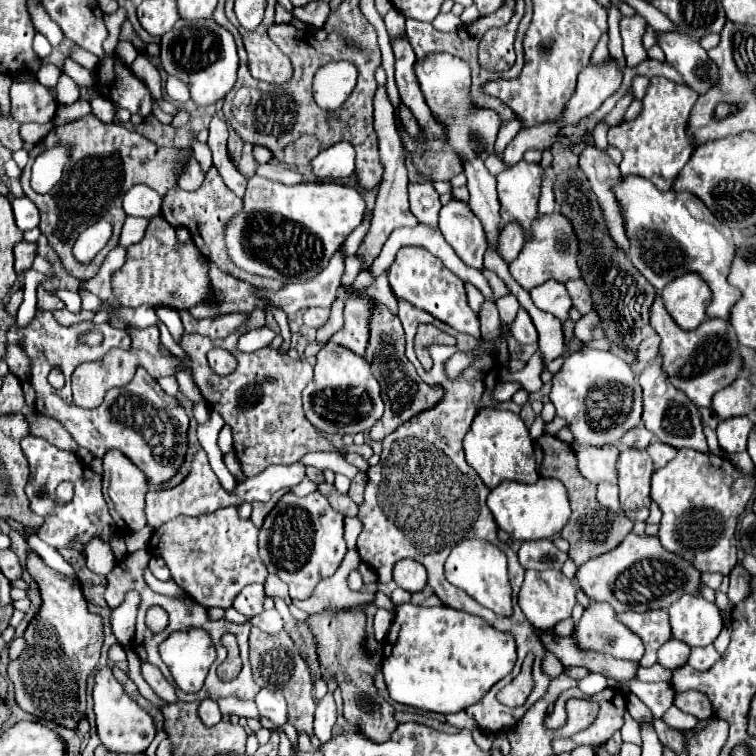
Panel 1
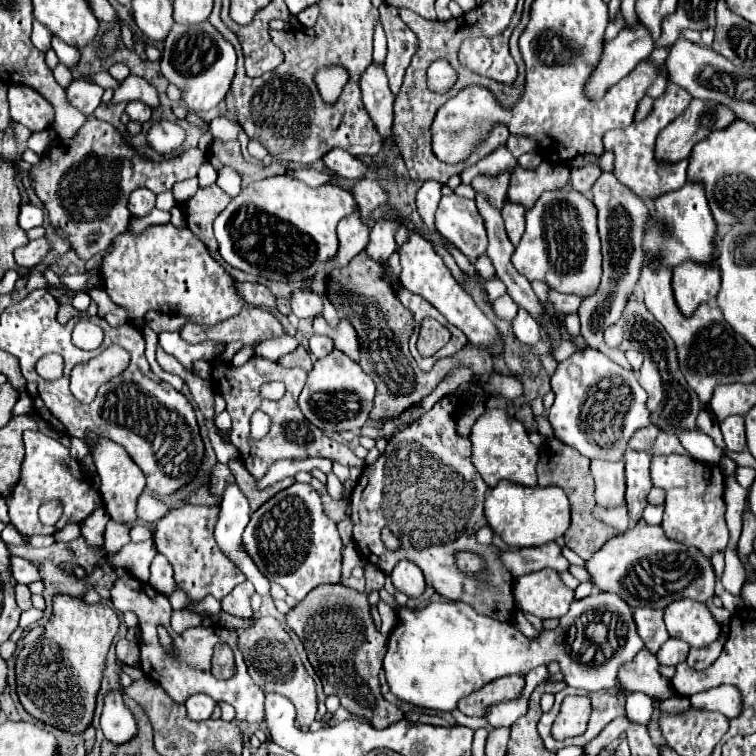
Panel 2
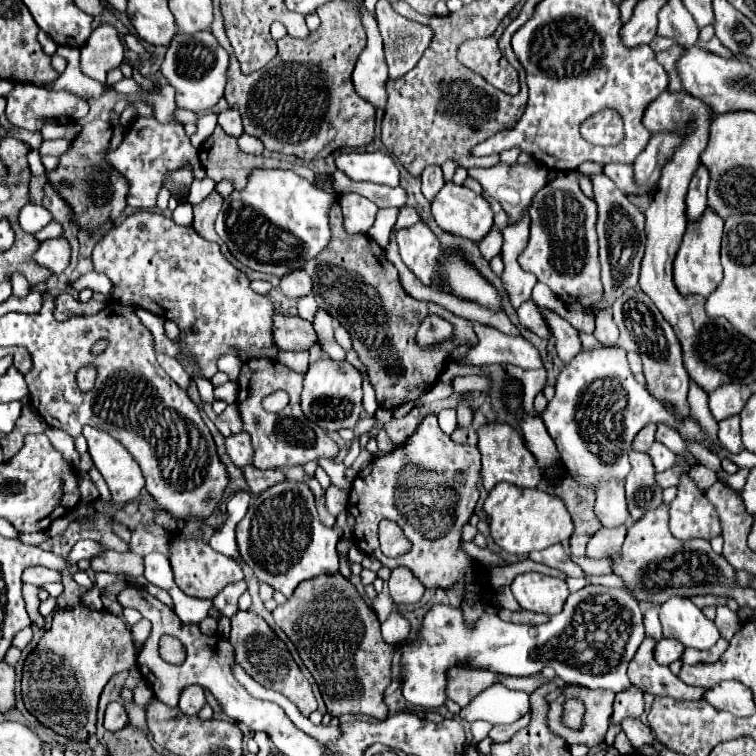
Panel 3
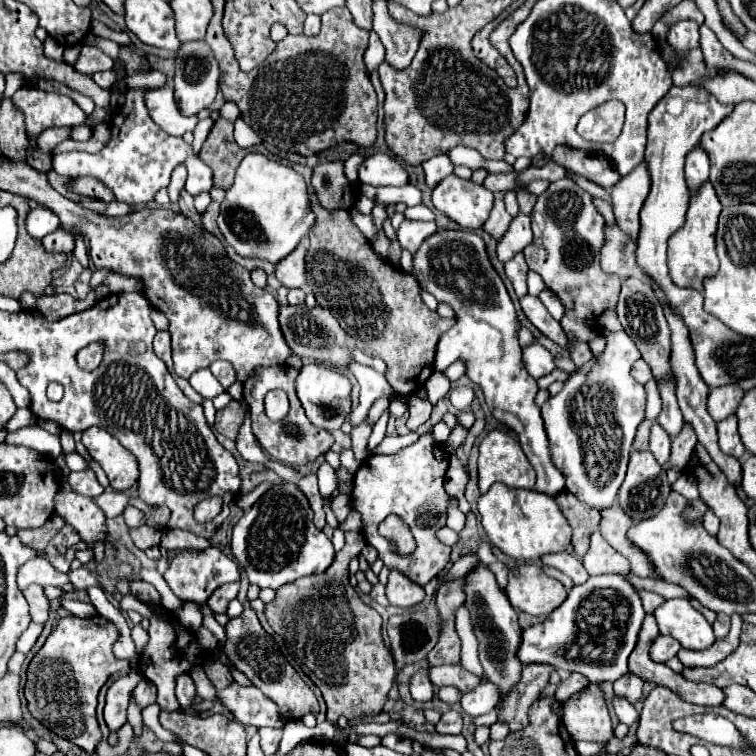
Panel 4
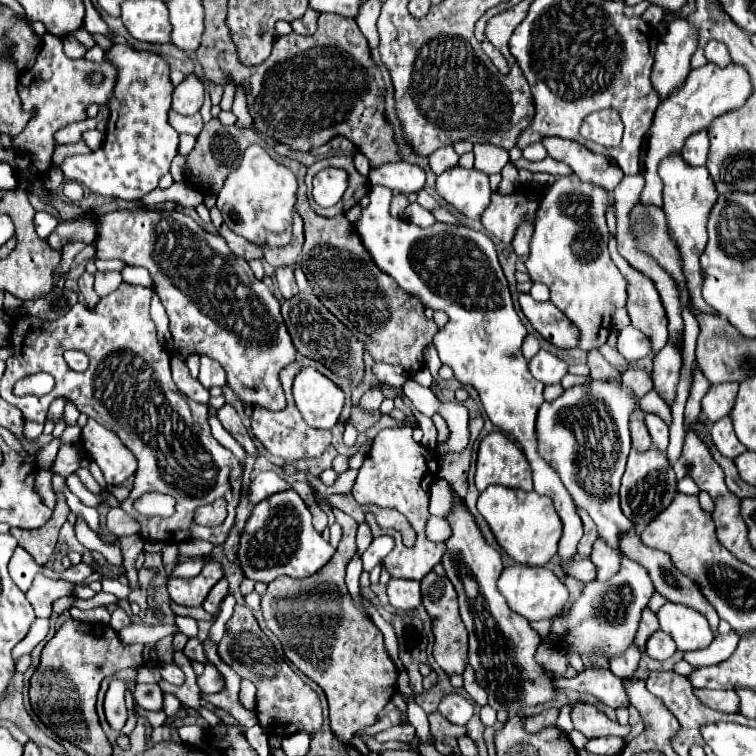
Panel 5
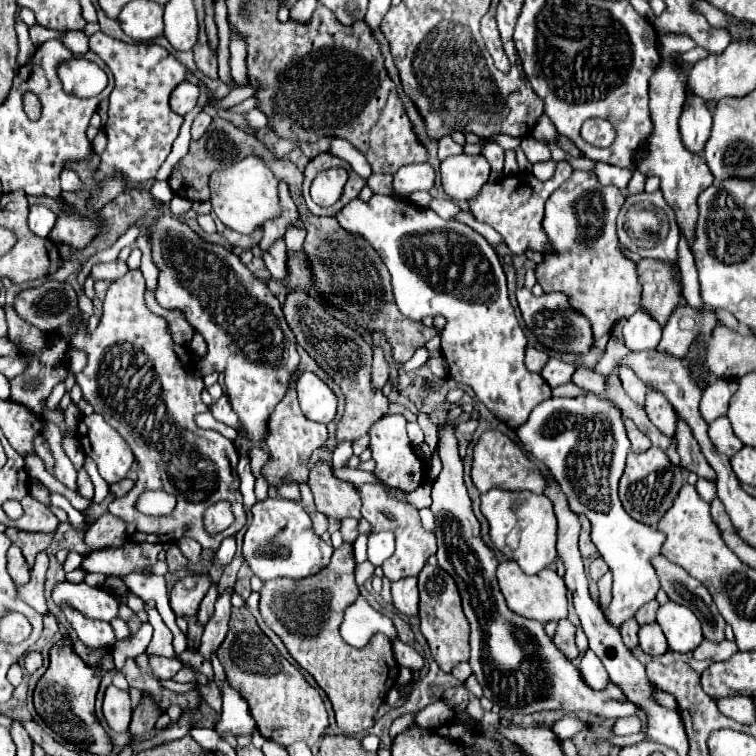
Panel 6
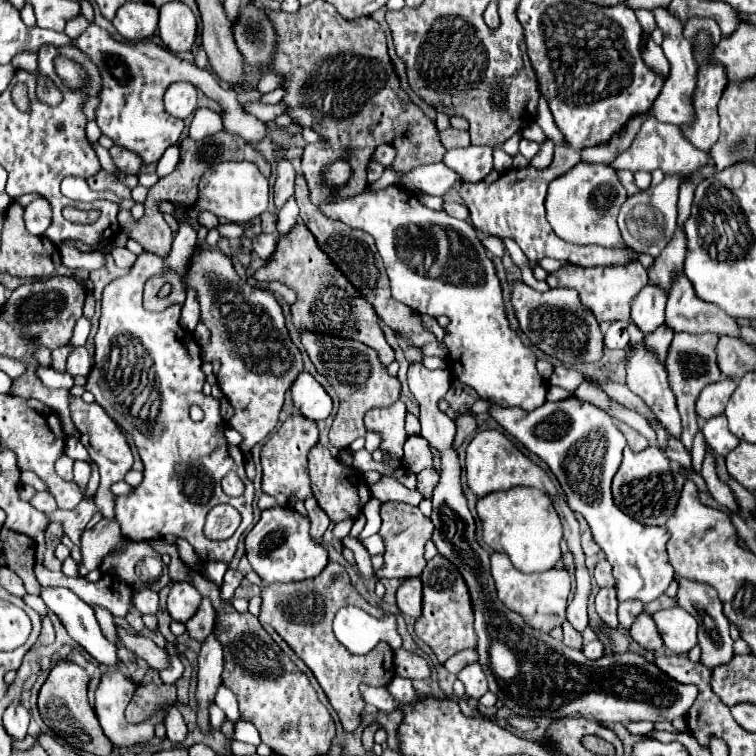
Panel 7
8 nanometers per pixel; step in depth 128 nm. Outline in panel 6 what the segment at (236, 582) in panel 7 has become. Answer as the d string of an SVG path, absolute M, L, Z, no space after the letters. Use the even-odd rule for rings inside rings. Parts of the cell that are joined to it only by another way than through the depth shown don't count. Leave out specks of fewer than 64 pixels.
M232 588L224 590L218 600L216 600L216 612L210 618L210 622L204 626L204 634L202 634L202 642L198 652L204 656L204 660L212 660L212 656L218 652L220 644L224 642L224 636L228 632L228 620L230 620L230 598L232 598Z

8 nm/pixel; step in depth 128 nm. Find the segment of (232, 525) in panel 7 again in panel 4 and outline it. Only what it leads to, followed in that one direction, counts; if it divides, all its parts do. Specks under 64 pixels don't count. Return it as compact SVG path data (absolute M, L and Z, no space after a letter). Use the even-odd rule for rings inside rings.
M212 496L212 498L206 498L196 504L194 518L198 522L208 522L208 520L214 520L214 516L218 516L220 512L222 512L222 500L220 500L220 496Z

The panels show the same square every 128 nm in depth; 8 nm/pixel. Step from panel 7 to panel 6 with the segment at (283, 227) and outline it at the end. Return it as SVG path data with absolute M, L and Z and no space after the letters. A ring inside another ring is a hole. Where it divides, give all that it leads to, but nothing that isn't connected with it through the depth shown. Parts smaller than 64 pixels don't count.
M300 226L300 228L288 228L288 232L284 234L284 240L286 240L286 246L290 250L298 250L302 248L302 242L304 242L304 236L306 236L306 230Z

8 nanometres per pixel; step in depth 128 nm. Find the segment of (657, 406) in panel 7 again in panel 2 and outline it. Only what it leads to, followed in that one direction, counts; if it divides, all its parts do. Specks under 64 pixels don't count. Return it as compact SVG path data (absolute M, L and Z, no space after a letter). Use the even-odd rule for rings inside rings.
M676 454L652 456L652 484L666 490L662 528L668 538L696 546L706 556L726 548L728 528L724 522L724 474L716 464L704 464Z

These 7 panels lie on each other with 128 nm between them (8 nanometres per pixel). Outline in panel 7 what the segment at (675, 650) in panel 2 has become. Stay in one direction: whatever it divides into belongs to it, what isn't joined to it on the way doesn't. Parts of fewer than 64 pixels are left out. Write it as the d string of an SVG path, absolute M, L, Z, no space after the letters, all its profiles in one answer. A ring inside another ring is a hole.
M642 612L642 614L634 620L634 624L632 624L632 628L630 628L630 636L632 636L634 642L638 642L638 644L640 644L642 648L646 648L646 650L658 652L658 650L662 648L662 638L660 638L660 634L658 634L658 630L656 630L656 624L654 624L652 616L646 614L646 612Z

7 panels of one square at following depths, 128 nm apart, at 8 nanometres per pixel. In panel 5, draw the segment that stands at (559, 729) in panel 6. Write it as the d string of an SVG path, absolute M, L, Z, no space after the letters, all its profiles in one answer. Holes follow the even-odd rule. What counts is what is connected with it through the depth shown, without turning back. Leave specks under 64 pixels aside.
M574 704L570 716L574 722L574 730L580 730L588 738L600 738L600 736L626 738L630 734L628 724L622 726L618 722L612 722L606 714L602 714L598 708L588 704Z

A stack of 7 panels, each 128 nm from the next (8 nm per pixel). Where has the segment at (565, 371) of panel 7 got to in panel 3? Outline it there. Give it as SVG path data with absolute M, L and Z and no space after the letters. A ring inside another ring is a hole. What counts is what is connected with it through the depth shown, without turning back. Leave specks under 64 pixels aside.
M474 324L474 332L480 338L480 352L468 352L464 356L464 366L482 368L486 364L514 364L524 370L544 368L538 348L526 338L506 336L484 324Z

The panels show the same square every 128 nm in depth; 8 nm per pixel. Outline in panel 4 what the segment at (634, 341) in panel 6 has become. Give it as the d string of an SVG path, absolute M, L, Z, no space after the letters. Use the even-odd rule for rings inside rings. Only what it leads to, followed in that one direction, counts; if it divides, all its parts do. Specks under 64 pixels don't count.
M620 330L608 334L606 342L604 354L572 372L560 394L542 406L550 456L566 478L566 490L598 512L604 512L616 500L636 428L644 420L646 402L644 386L630 376L632 364L640 358L632 338Z

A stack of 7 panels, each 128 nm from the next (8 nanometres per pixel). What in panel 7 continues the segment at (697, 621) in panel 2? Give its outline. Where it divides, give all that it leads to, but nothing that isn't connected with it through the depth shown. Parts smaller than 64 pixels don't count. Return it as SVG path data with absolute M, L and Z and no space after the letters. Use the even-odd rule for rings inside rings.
M674 606L668 610L658 610L652 614L652 618L668 650L676 654L686 654L692 646L696 646L698 622L684 608Z

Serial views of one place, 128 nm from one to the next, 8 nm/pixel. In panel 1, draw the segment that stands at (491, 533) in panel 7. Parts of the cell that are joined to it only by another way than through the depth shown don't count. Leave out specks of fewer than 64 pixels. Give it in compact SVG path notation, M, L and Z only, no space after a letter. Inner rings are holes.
M540 478L536 484L520 484L520 482L502 482L500 486L496 486L490 494L488 494L488 508L494 514L494 520L498 524L500 530L508 532L510 538L514 540L542 540L542 538L552 538L554 534L558 534L564 524L570 518L570 502L568 502L568 494L564 484L560 484L560 480L552 480L552 478Z

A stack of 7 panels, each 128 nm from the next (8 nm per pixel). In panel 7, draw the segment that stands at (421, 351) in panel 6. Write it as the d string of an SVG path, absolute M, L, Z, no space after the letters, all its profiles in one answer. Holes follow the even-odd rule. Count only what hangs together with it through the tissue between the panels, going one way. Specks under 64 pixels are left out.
M432 342L432 344L426 344L422 346L422 352L424 356L440 356L440 358L448 358L448 348L440 342Z

